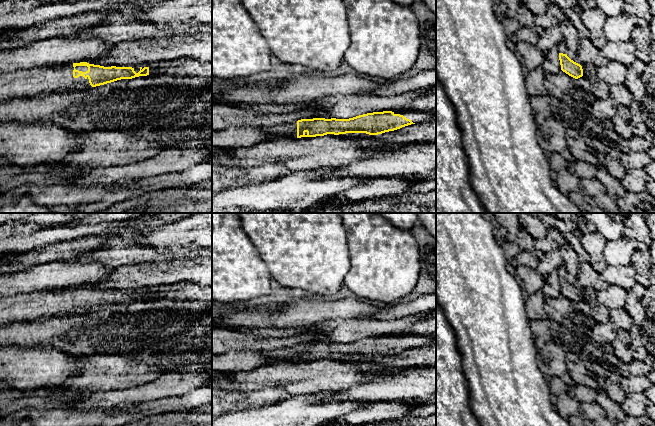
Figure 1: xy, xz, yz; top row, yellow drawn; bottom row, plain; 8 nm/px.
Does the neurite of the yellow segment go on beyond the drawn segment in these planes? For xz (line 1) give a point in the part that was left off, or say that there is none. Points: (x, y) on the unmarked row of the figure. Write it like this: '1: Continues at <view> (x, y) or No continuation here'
1: Continues at xz (286, 354)

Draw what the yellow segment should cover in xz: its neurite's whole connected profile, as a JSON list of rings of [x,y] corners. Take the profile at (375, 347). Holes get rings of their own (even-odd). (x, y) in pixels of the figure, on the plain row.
[[[416,334],[398,337],[383,335],[367,337],[349,343],[301,343],[291,347],[278,348],[271,352],[262,352],[262,355],[268,359],[288,363],[346,357],[378,359],[411,348],[425,347],[432,342],[433,338],[429,335]]]

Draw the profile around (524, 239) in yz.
[[[521,228],[516,235],[517,239],[515,242],[522,250],[531,252],[539,259],[544,257],[544,253],[535,248],[535,239],[526,230]]]

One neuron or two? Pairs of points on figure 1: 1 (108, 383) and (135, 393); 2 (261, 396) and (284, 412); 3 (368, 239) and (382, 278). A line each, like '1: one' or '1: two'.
1: two
2: two
3: one

